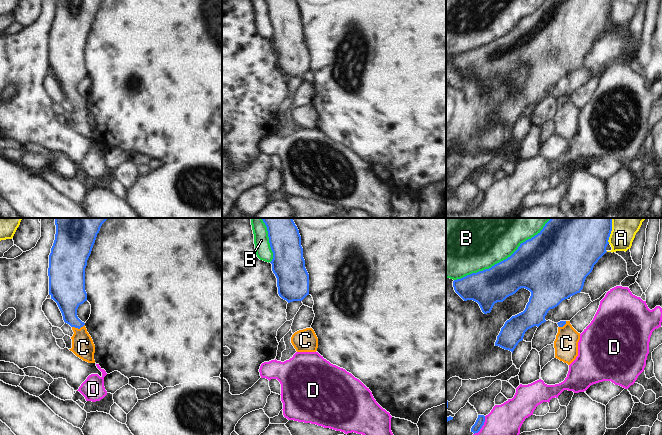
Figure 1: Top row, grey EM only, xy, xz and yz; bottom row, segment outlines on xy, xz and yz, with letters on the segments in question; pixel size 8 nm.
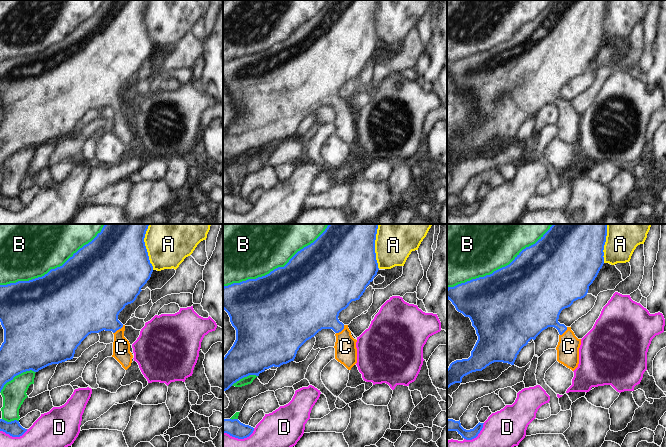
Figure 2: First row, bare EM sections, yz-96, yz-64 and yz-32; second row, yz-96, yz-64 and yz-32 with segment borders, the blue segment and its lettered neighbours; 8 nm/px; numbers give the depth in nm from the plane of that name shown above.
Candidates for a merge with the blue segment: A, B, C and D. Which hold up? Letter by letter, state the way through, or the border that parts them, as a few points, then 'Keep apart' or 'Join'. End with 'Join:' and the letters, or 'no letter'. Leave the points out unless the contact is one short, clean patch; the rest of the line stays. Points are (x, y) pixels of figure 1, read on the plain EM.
A: Keep apart
B: Keep apart
C: Path across: xy (68, 75), (69, 91), (78, 104), (83, 123). Join
D: Keep apart
Join: C.

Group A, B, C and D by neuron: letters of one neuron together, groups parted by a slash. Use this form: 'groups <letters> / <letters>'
groups A / B / C / D

